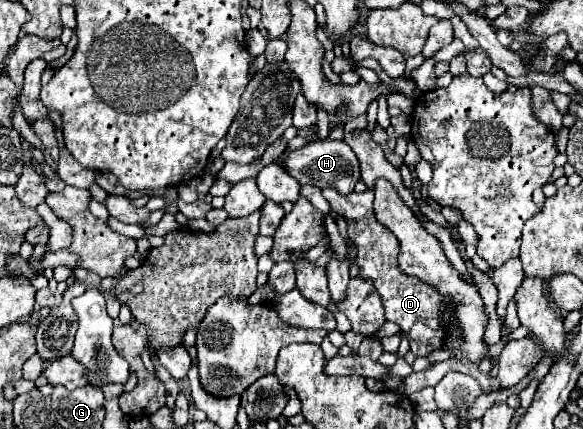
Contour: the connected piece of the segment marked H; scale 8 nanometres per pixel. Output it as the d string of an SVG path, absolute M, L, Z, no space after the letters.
M320 139L314 143L308 143L306 147L286 153L282 157L282 165L290 175L298 179L300 185L316 185L320 189L332 187L340 195L348 195L354 191L356 181L360 179L360 167L358 167L358 157L354 155L352 147L346 141L332 141L332 139Z

